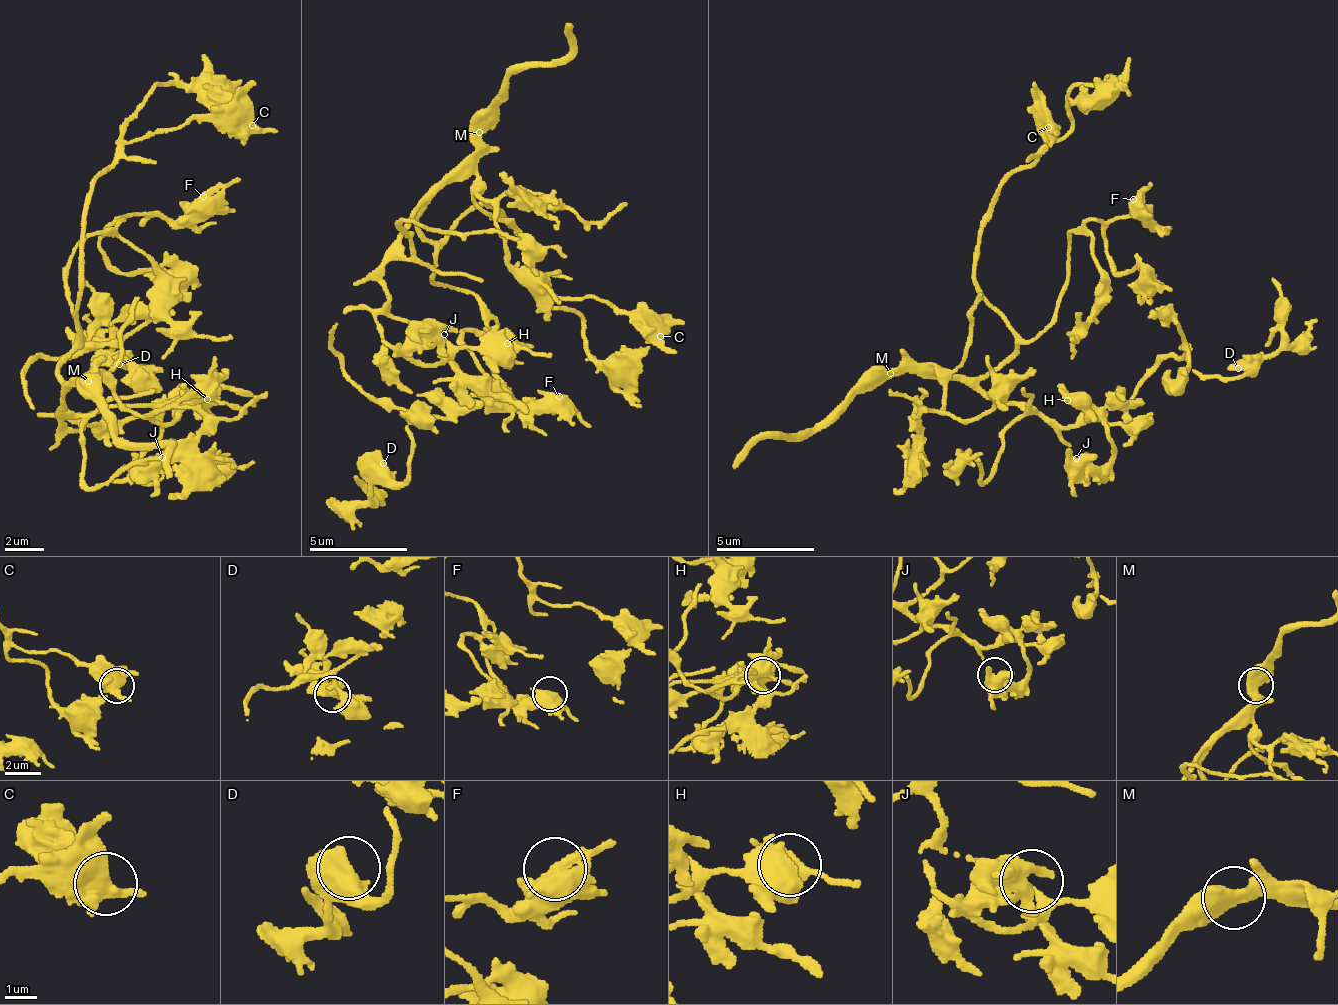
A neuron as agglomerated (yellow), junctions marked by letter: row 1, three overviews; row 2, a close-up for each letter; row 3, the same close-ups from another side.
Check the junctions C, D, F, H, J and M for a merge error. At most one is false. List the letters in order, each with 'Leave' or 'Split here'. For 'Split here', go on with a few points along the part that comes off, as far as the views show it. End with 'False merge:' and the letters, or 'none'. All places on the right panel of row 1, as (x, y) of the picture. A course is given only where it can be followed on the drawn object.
C: Leave
D: Leave
F: Leave
H: Leave
J: Leave
M: Leave
False merge: none

